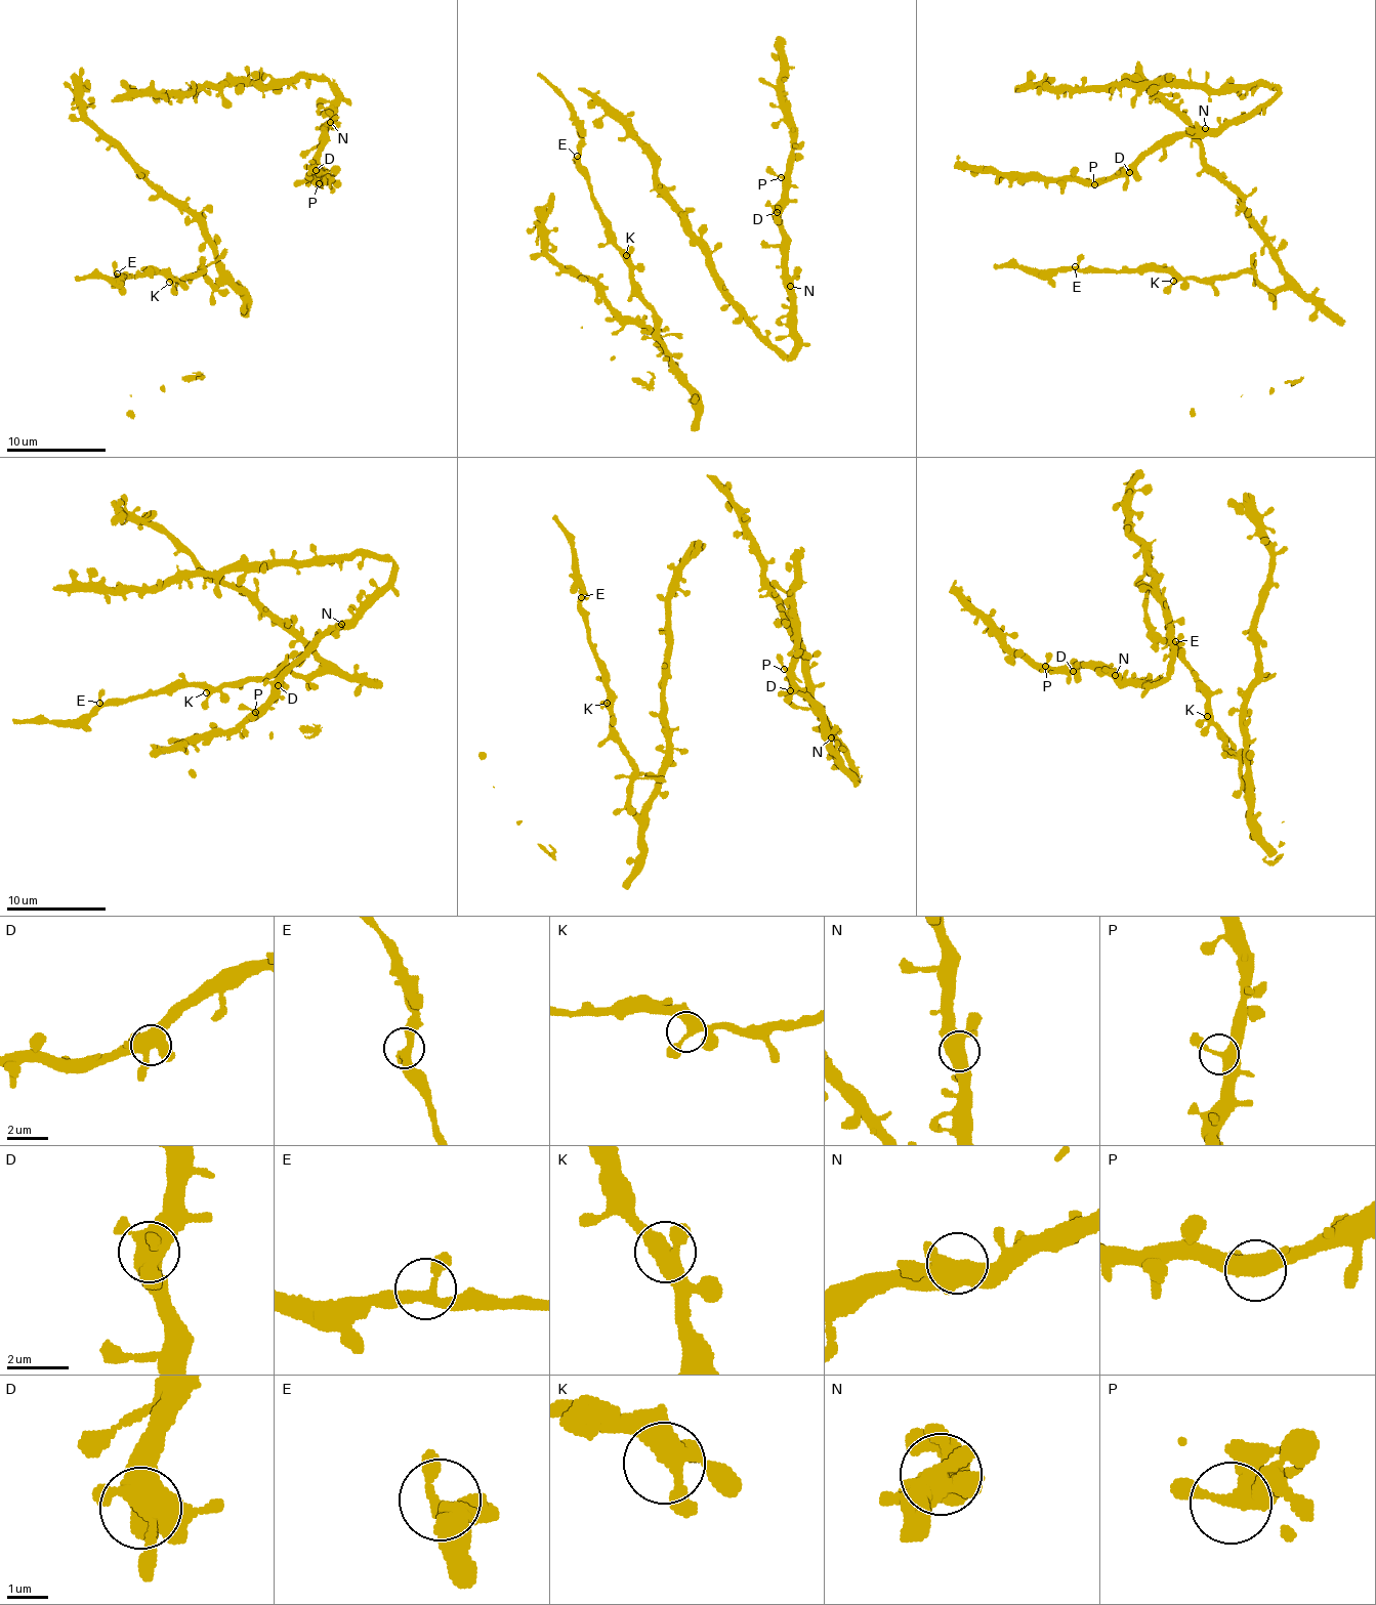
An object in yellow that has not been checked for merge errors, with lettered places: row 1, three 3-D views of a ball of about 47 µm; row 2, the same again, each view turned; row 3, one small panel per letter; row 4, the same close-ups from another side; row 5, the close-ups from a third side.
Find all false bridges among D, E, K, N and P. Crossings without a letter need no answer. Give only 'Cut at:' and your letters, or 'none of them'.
Cut at: none of them

